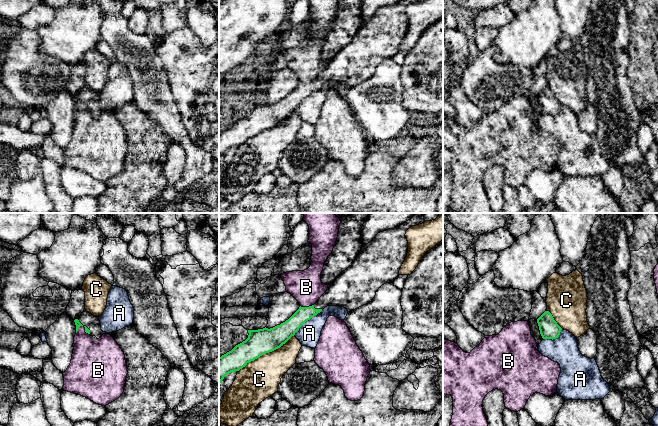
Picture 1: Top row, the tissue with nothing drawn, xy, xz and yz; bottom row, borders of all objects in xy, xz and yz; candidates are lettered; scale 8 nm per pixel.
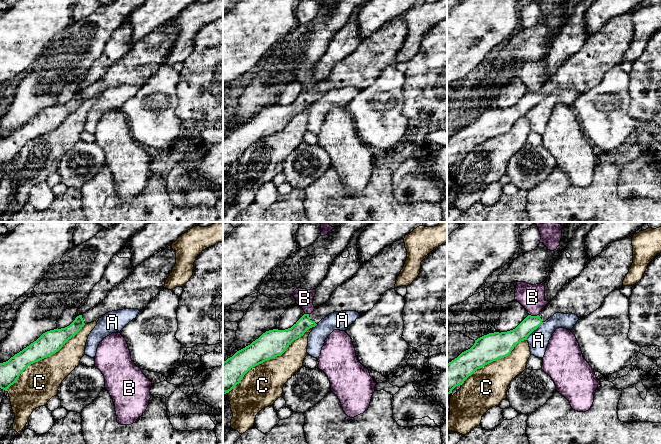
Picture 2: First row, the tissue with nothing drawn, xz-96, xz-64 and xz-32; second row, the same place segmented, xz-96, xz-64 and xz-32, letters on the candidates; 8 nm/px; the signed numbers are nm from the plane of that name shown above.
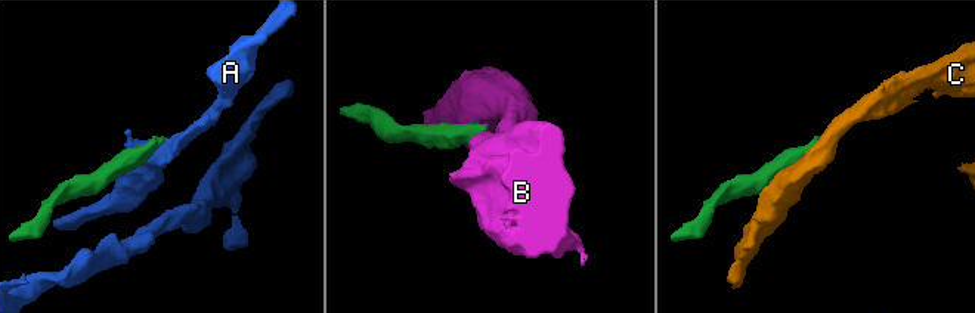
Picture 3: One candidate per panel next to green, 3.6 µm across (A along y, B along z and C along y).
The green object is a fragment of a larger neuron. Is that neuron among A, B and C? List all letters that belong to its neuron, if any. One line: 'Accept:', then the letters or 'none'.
Accept: none

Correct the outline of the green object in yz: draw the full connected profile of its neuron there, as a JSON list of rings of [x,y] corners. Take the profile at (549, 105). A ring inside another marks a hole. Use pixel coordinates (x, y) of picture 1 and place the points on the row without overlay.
[[[545,87],[538,95],[540,110],[543,115],[556,115],[559,113],[562,104],[554,96],[549,87]]]

